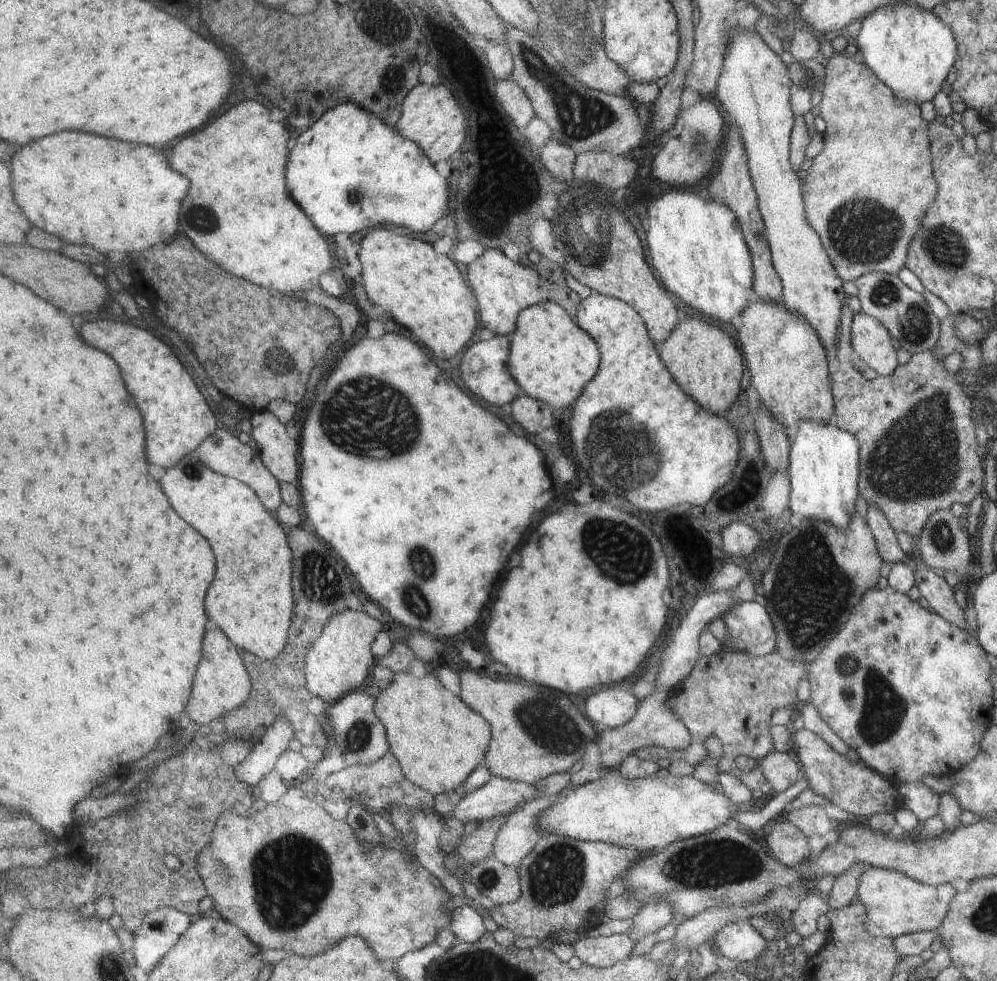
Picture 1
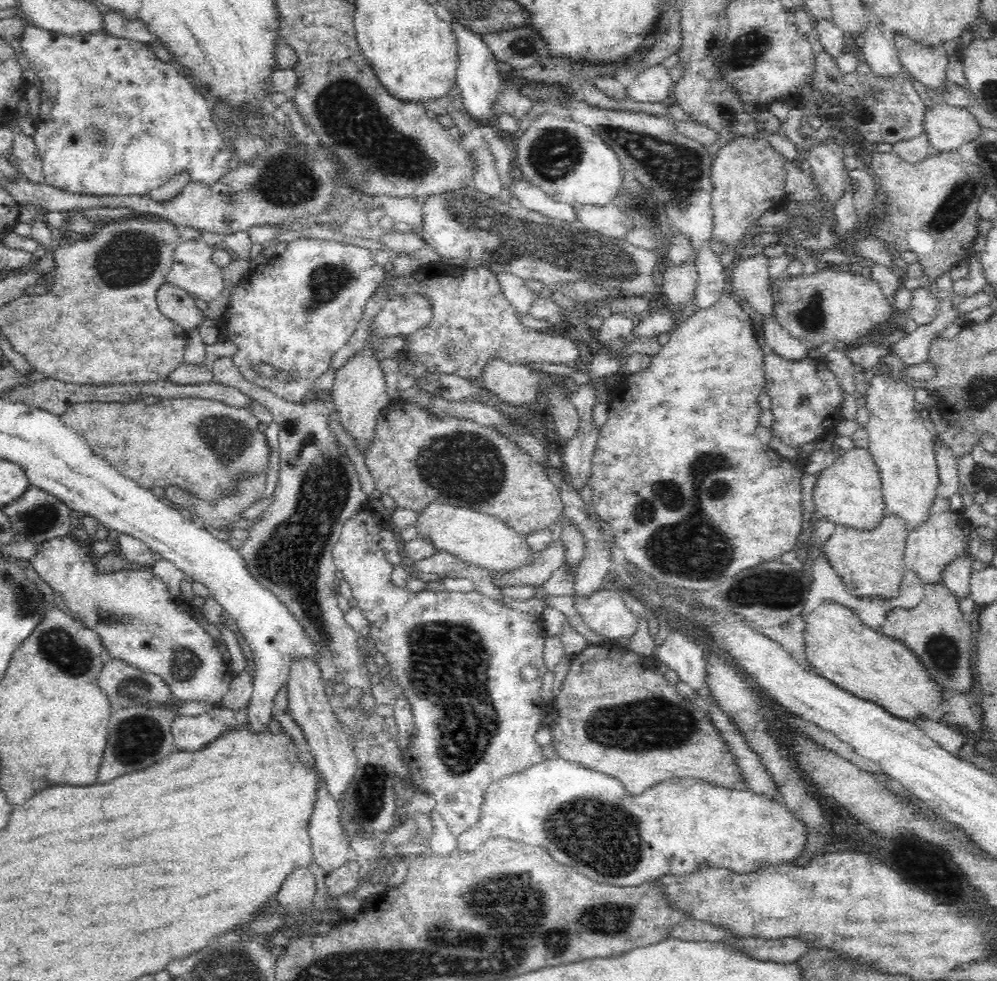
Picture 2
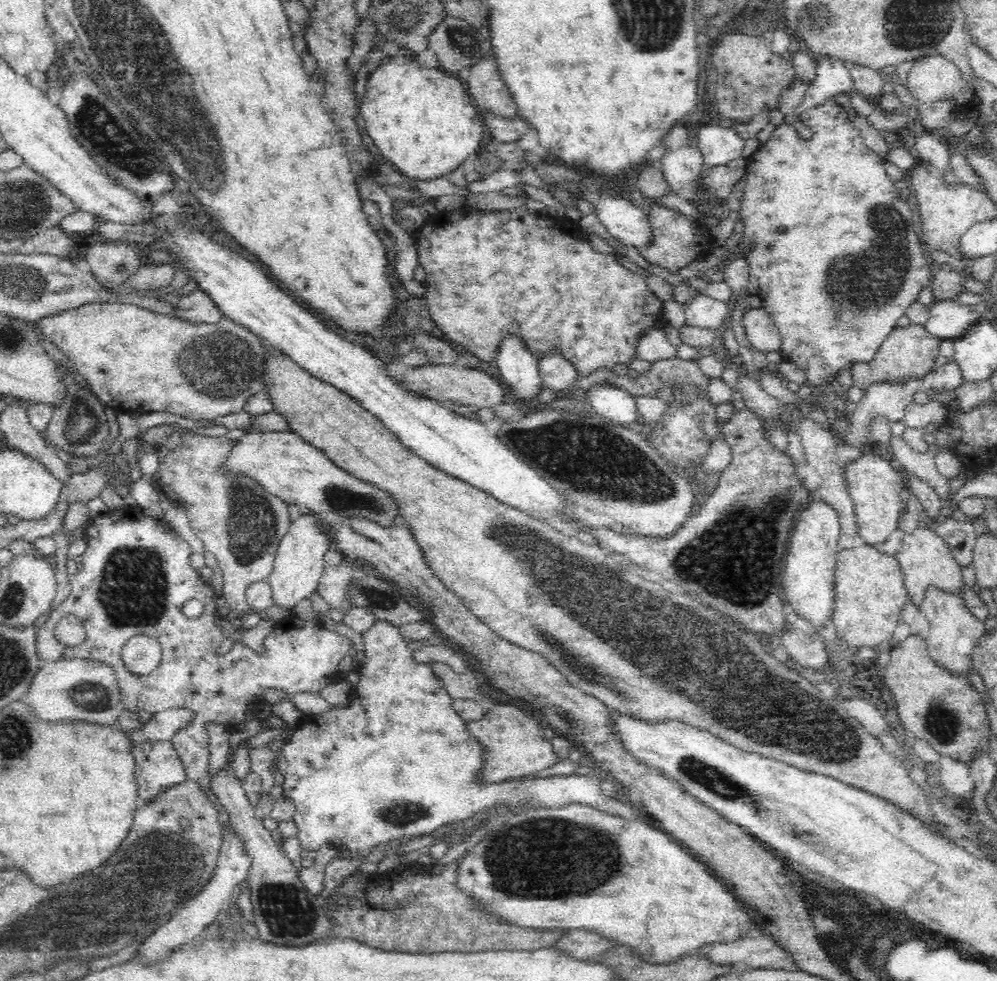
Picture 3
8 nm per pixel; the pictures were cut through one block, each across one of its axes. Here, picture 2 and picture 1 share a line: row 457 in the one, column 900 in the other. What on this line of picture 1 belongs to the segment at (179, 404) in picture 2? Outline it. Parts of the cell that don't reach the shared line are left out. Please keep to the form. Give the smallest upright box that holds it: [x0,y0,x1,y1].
[801,52,938,282]

